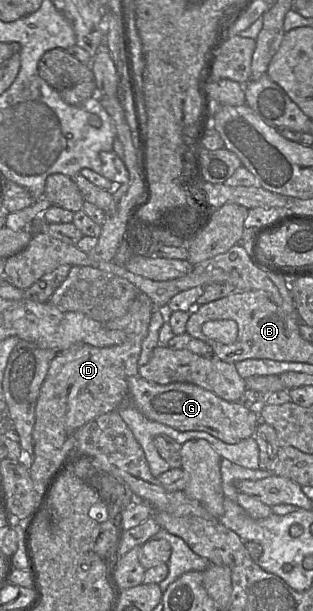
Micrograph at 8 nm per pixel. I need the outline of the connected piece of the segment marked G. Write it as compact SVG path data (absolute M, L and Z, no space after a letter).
M137 376L128 378L126 401L146 418L170 426L178 431L204 431L217 439L235 444L253 437L260 422L260 414L237 402L229 402L215 393L191 383L161 385Z

